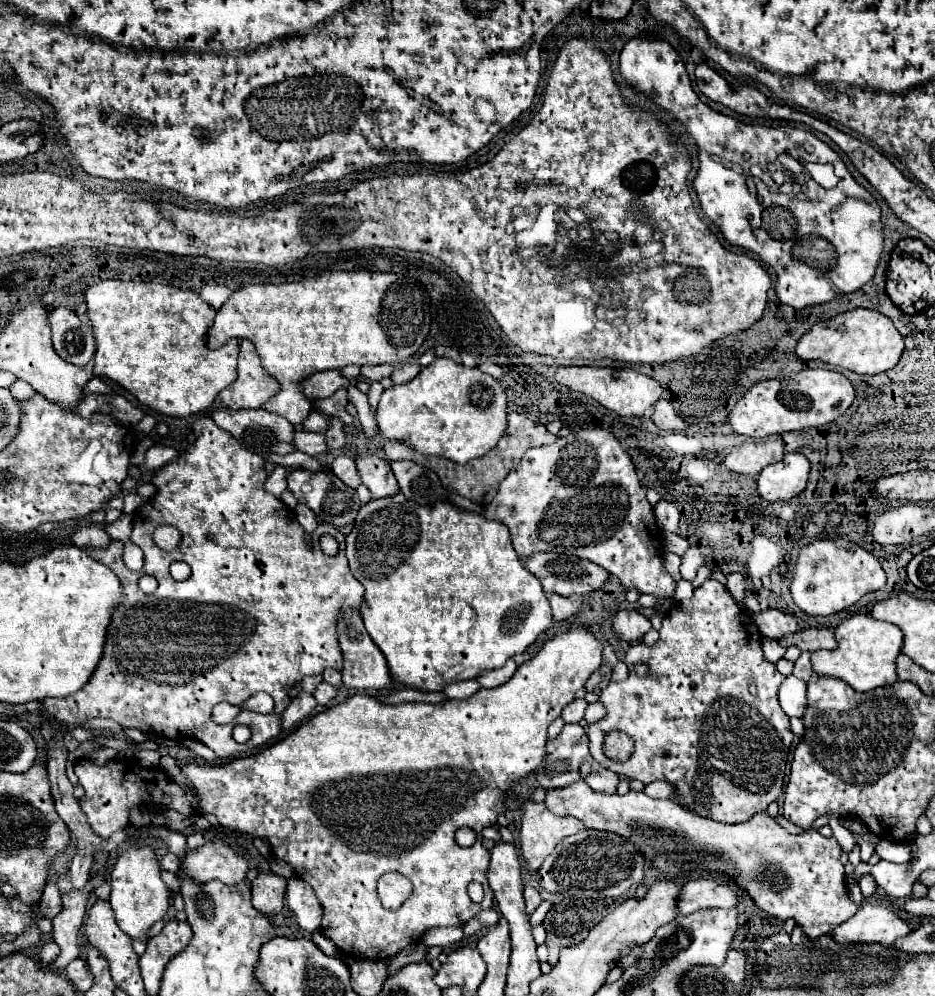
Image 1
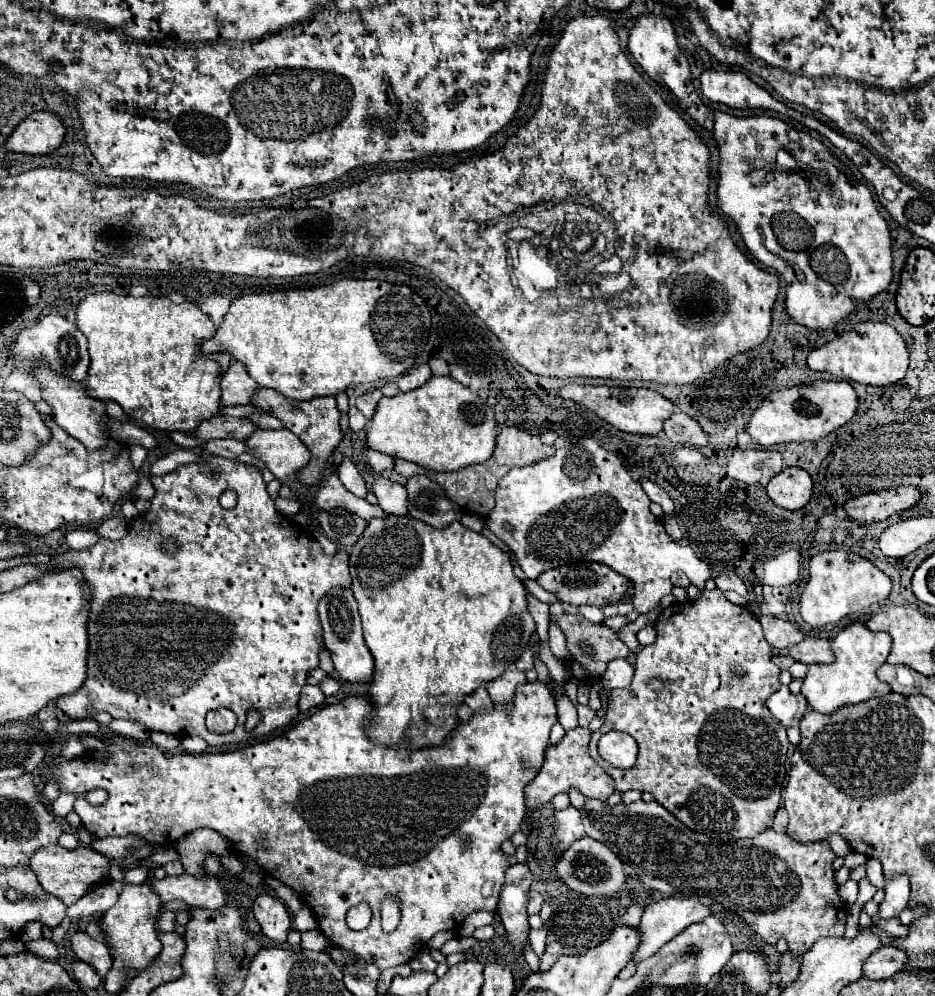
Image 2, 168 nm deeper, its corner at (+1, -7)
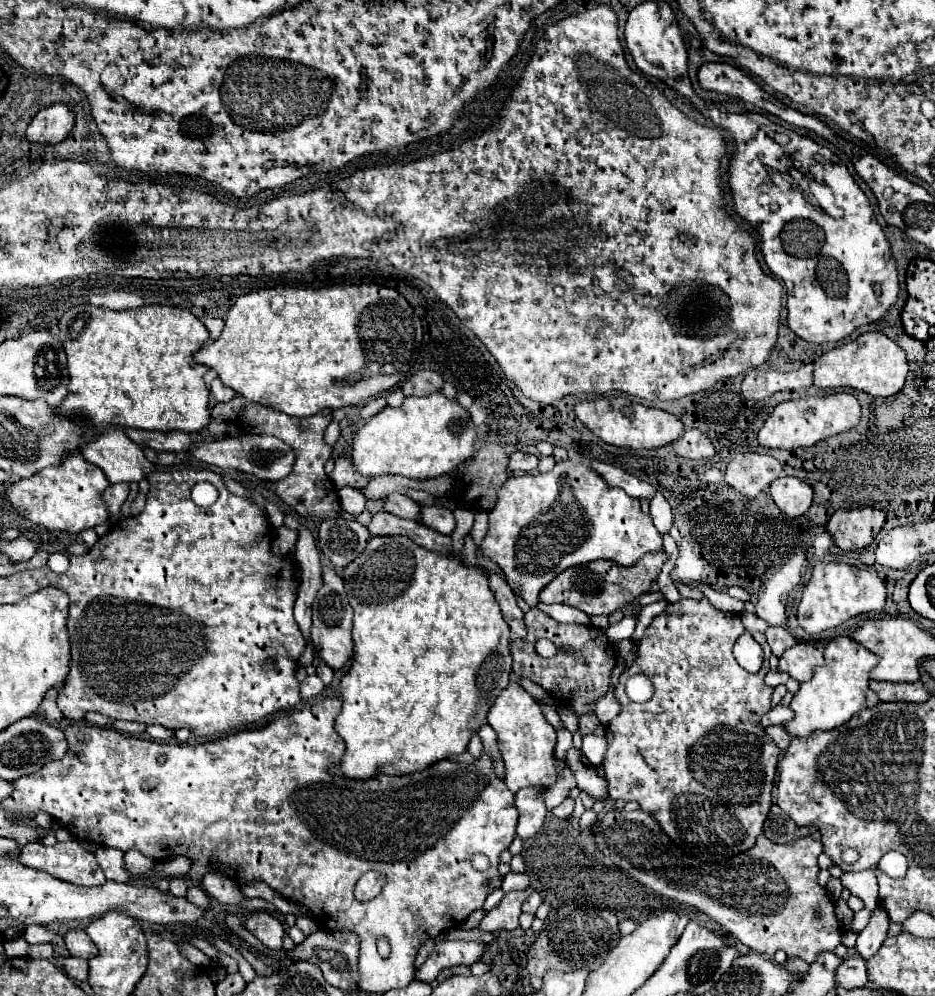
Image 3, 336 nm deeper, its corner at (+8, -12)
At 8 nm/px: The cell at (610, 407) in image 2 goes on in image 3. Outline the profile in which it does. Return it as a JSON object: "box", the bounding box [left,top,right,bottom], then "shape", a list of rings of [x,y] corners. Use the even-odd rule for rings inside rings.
{"box":[574,395,684,449],"shape":[[[604,395],[604,397],[592,397],[592,399],[578,401],[574,405],[574,413],[590,431],[594,431],[594,435],[598,435],[602,441],[616,445],[616,447],[656,449],[666,443],[672,443],[672,439],[678,439],[678,435],[682,435],[684,431],[682,421],[674,417],[672,413],[634,403],[622,395],[616,395],[616,397]]]}

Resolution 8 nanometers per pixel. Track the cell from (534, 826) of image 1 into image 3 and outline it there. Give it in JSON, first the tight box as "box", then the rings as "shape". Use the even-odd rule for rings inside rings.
{"box":[552,799,574,821],"shape":[[[566,799],[562,805],[558,805],[552,813],[558,817],[558,819],[562,819],[562,821],[566,821],[566,819],[570,819],[570,815],[572,815],[572,811],[574,811],[574,801],[572,799]]]}

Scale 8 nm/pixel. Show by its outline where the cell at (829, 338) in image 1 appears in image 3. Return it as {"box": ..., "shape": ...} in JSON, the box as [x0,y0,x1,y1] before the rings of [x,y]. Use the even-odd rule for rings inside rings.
{"box":[814,333,908,397],"shape":[[[862,333],[858,339],[848,341],[836,349],[822,353],[814,361],[814,385],[820,389],[852,387],[872,397],[888,397],[902,389],[908,373],[906,353],[884,333]]]}

